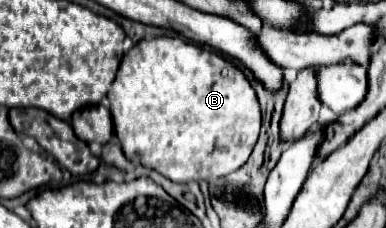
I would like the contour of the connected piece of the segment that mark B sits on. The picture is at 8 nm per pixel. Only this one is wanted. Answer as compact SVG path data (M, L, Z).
M160 36L154 40L140 40L124 54L108 94L114 134L124 146L126 158L132 162L140 158L142 166L160 172L172 182L196 182L212 176L226 176L248 160L258 140L262 120L260 104L244 72L222 54L182 38Z

